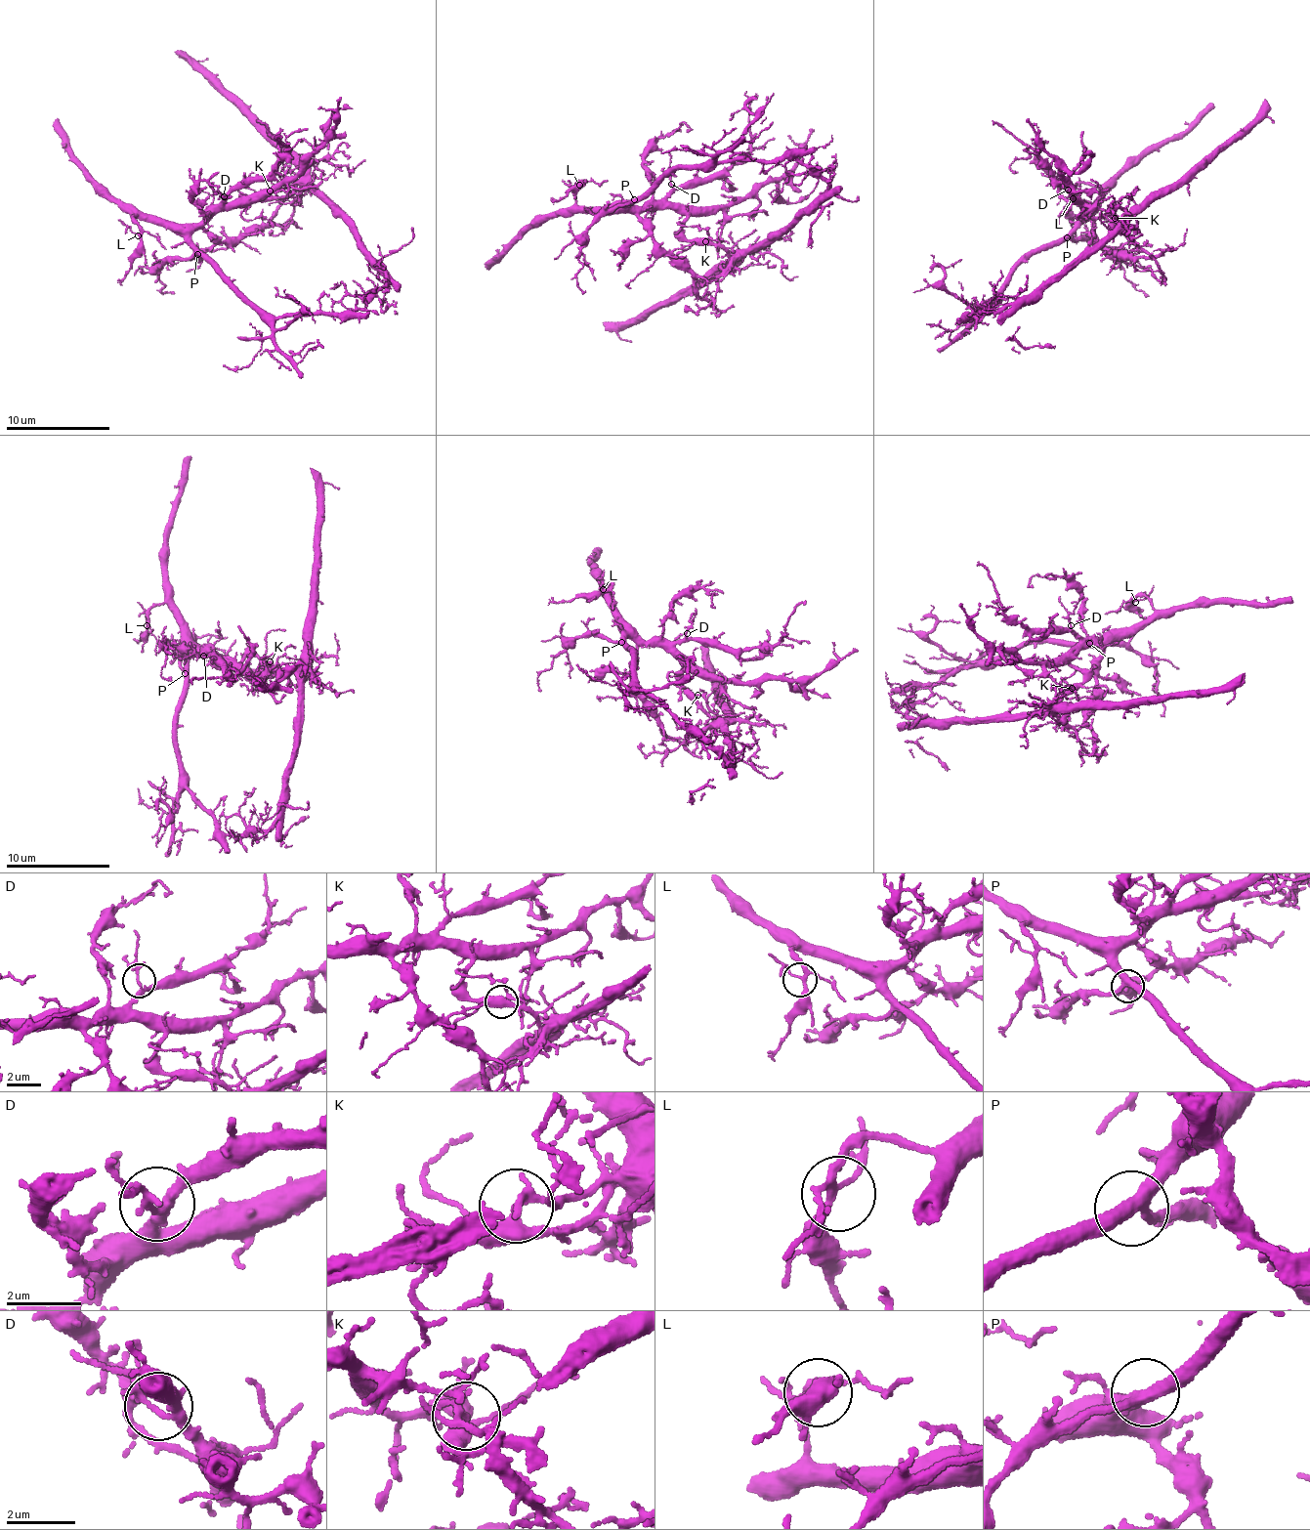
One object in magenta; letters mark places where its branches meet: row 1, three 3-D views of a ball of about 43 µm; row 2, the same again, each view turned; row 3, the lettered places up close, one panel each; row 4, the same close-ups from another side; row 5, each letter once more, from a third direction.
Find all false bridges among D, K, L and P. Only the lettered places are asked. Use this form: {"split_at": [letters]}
{"split_at": ["K"]}

